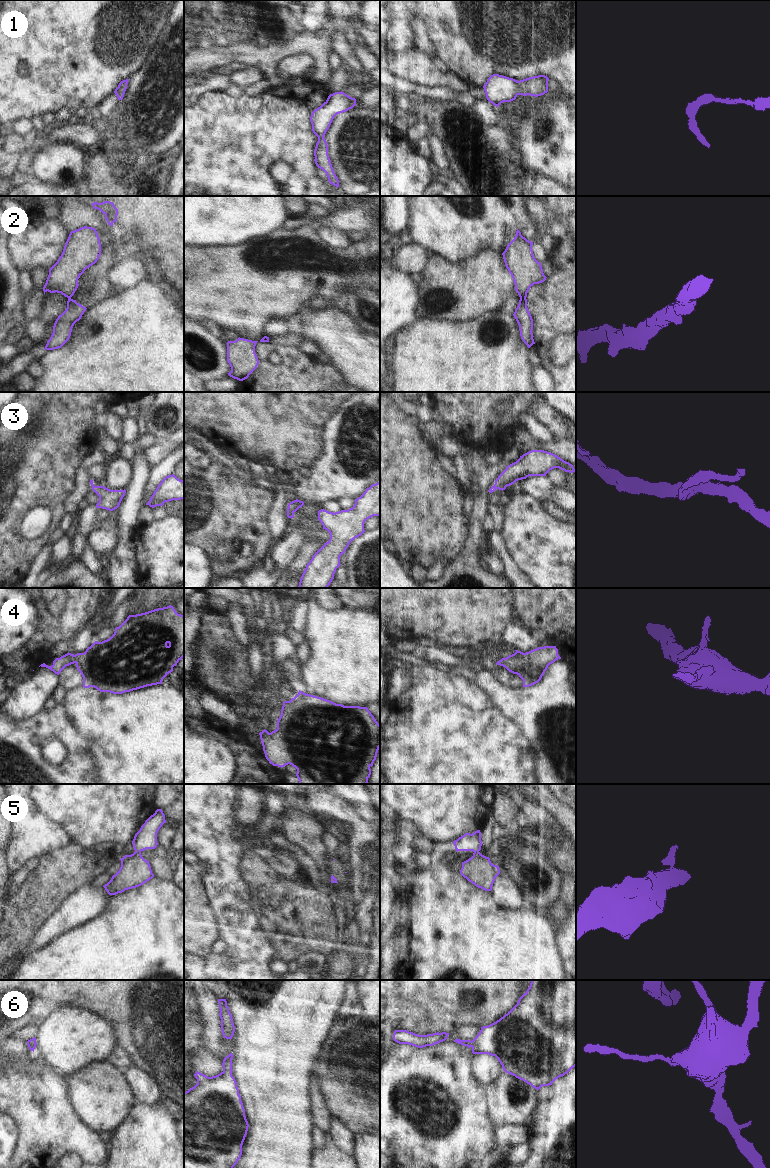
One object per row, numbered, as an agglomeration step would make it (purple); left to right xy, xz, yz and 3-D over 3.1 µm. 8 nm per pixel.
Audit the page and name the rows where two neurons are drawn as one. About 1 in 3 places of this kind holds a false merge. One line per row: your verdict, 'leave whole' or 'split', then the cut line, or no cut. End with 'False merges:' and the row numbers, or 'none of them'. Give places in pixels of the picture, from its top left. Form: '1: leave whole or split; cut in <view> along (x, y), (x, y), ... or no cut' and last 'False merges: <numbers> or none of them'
1: leave whole; no cut
2: split; cut in yz along (520, 297), (525, 298)
3: leave whole; no cut
4: leave whole; no cut
5: split; cut in xy along (135, 850), (140, 852)
6: leave whole; no cut
False merges: 2, 5

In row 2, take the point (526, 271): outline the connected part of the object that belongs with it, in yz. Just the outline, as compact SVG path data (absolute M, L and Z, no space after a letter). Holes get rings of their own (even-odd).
M517 229L514 239L502 253L520 298L526 298L531 286L542 283L547 278L541 263L533 255L532 245L533 242L523 237Z

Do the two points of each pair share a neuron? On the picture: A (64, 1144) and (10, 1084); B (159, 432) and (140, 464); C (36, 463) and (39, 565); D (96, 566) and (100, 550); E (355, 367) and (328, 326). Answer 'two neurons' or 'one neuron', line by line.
A: one neuron
B: two neurons
C: two neurons
D: two neurons
E: one neuron

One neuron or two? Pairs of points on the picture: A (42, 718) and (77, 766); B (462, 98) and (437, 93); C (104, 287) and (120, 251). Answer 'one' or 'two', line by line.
A: one
B: two
C: one

